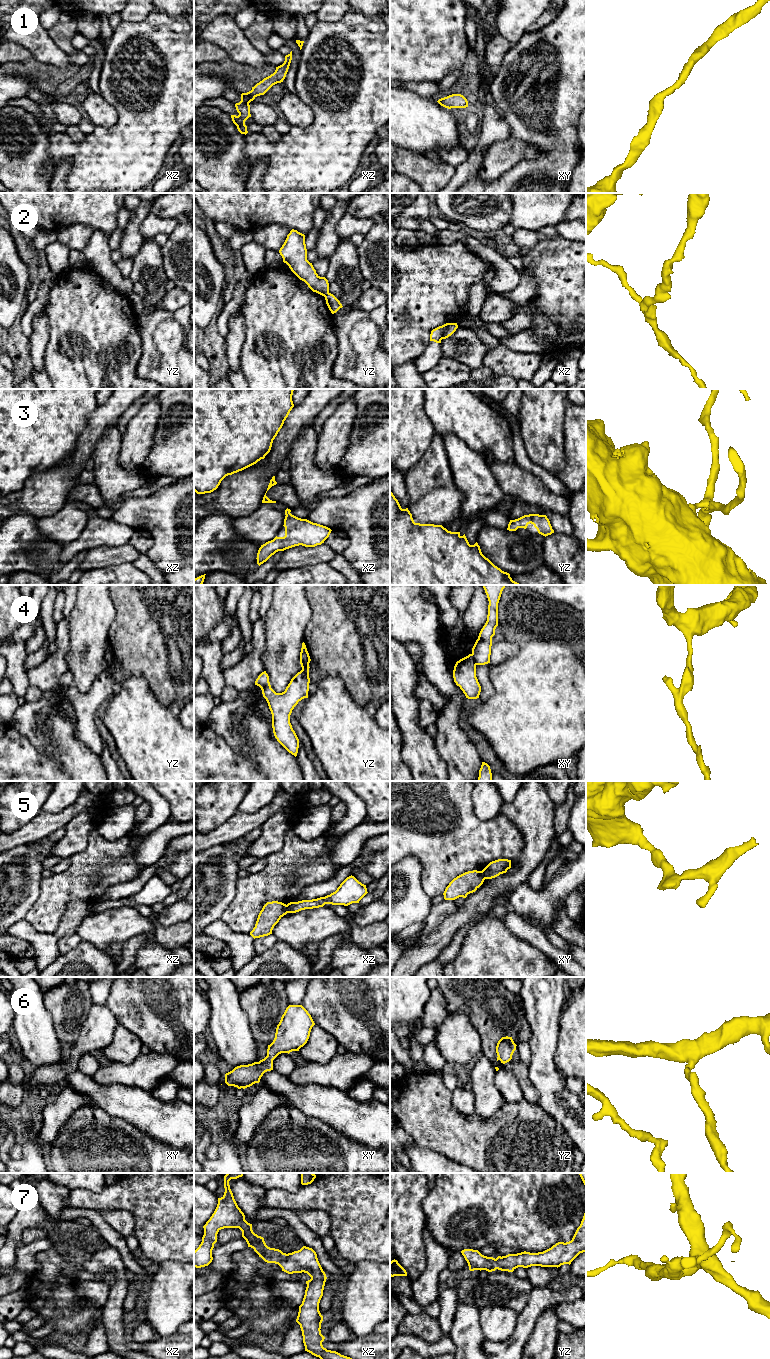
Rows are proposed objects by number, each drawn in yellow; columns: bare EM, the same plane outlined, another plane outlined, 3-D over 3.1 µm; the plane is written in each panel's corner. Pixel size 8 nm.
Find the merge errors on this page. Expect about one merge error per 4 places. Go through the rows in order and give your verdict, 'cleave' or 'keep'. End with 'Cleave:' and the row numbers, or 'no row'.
1: keep
2: cleave
3: keep
4: cleave
5: cleave
6: keep
7: keep
Cleave: 2, 4, 5

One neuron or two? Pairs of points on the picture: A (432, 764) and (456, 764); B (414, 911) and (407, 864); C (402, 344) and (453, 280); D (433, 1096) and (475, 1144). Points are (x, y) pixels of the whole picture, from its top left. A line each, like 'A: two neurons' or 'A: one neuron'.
A: two neurons
B: one neuron
C: one neuron
D: one neuron

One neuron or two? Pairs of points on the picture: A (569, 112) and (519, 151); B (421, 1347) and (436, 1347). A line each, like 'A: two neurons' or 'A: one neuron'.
A: two neurons
B: one neuron

